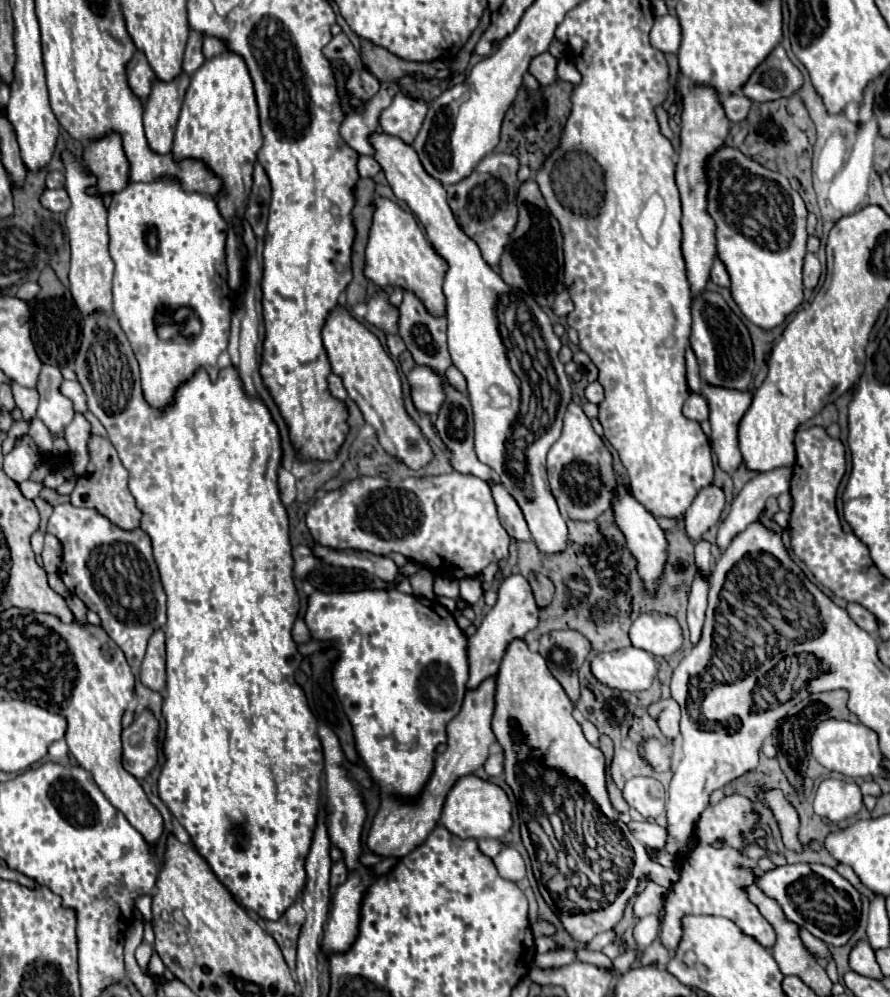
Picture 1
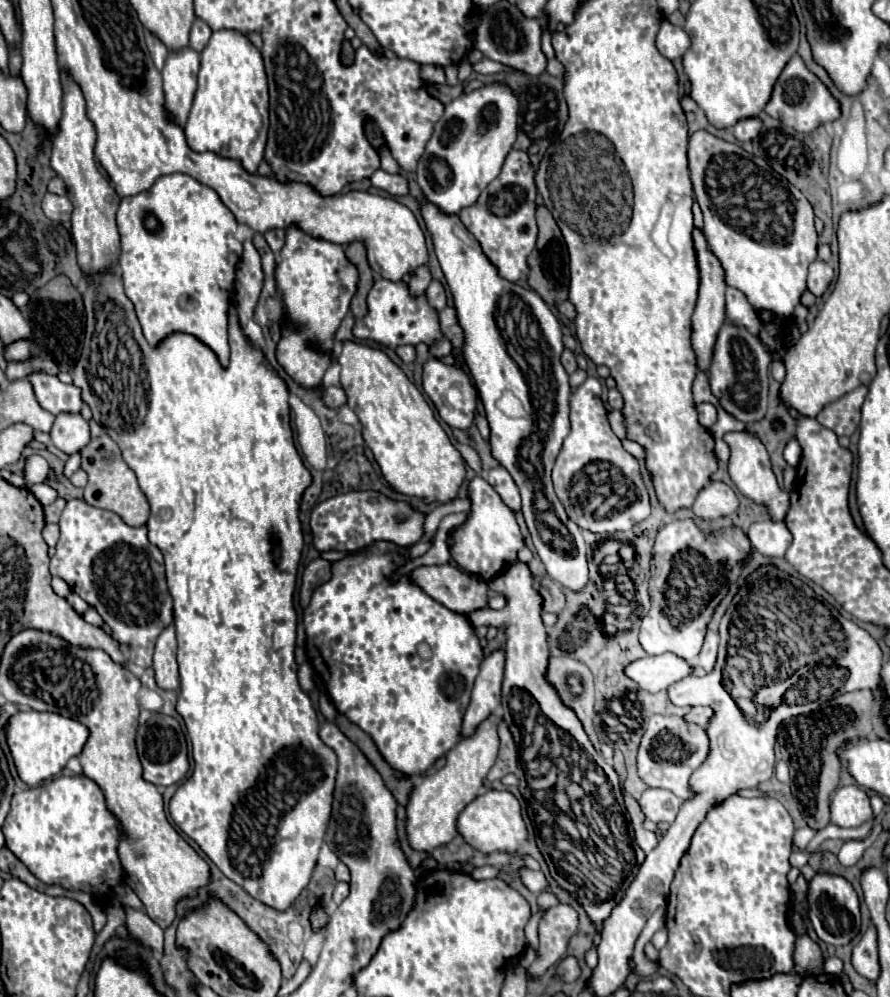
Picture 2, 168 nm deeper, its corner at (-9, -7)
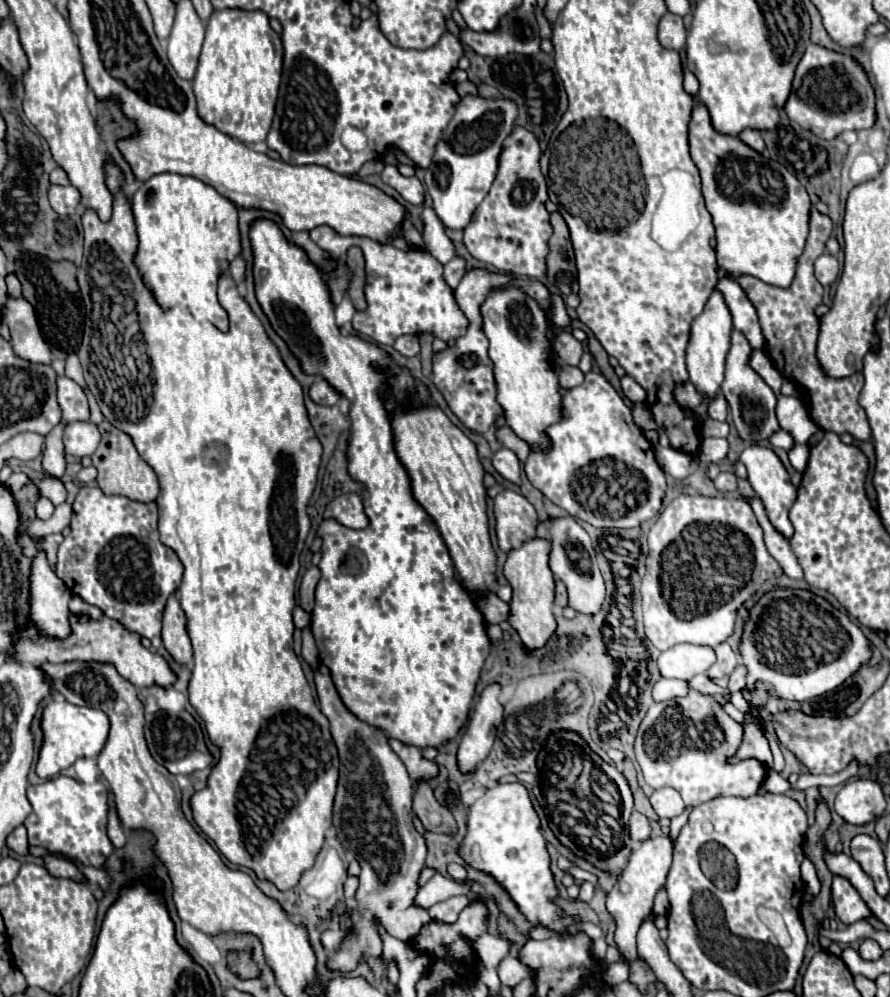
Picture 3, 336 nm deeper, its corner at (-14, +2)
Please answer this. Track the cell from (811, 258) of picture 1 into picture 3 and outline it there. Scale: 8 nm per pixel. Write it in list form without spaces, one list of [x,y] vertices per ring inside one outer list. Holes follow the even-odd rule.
[[[824,253],[814,261],[814,273],[822,285],[830,285],[836,281],[836,277],[840,273],[840,265],[838,265],[836,257],[832,257],[830,253]]]

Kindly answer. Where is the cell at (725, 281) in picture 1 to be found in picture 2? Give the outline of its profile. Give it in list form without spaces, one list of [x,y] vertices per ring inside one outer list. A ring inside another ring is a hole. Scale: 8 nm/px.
[[[727,288],[727,318],[733,326],[745,328],[747,332],[759,338],[759,330],[761,330],[759,318],[753,306],[747,302],[745,294],[737,288]]]

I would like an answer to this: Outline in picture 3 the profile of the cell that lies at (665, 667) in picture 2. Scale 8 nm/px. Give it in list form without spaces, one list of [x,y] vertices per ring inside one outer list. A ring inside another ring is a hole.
[[[682,643],[660,653],[658,669],[666,679],[692,679],[698,673],[706,673],[714,661],[716,655],[710,647]]]

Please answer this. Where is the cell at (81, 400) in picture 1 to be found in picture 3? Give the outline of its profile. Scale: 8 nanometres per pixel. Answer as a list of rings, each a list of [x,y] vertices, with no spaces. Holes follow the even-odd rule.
[[[68,377],[56,379],[56,395],[64,421],[86,421],[88,419],[88,401],[78,383]]]

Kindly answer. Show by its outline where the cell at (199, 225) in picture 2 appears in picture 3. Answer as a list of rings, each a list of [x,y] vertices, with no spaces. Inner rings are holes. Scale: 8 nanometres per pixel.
[[[162,173],[150,177],[132,195],[130,203],[138,235],[138,251],[134,255],[134,265],[138,267],[138,273],[142,275],[142,281],[146,283],[148,291],[154,295],[156,303],[164,311],[182,305],[192,315],[204,315],[220,331],[228,331],[228,315],[226,309],[218,303],[216,287],[220,275],[228,273],[230,263],[242,253],[236,205],[226,197],[222,197],[214,187],[202,183],[200,179],[178,173]]]

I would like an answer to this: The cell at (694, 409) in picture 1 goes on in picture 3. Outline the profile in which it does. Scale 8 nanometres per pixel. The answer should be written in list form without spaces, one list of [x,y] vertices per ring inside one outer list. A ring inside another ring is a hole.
[[[722,393],[714,395],[714,399],[708,405],[708,417],[718,419],[718,421],[726,421],[726,413],[728,413],[728,403],[726,403],[724,395]]]

